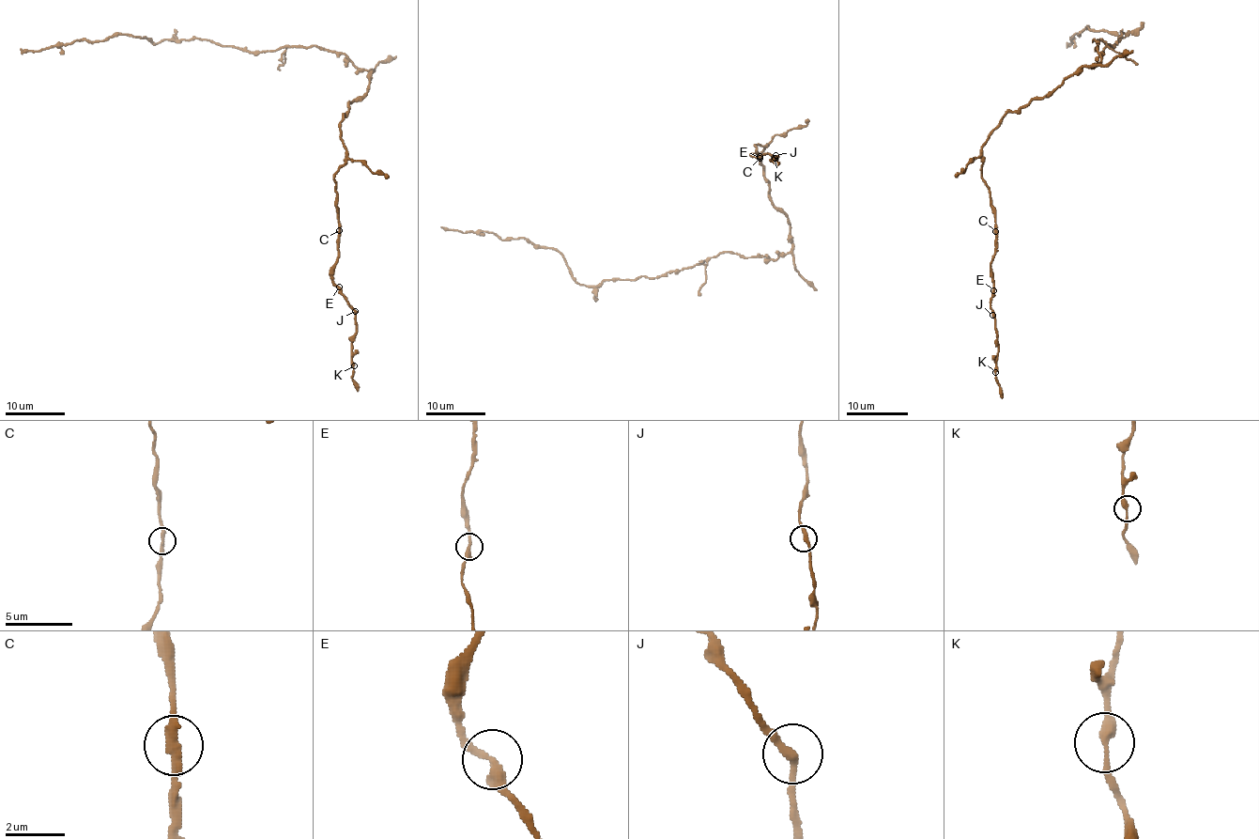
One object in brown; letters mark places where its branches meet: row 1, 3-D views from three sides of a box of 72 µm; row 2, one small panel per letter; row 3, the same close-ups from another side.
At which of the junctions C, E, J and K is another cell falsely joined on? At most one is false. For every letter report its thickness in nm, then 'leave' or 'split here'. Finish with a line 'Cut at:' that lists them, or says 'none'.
C: calibre 280 nm; leave
E: calibre 280 nm; leave
J: calibre 280 nm; leave
K: calibre 280 nm; leave
Cut at: none

